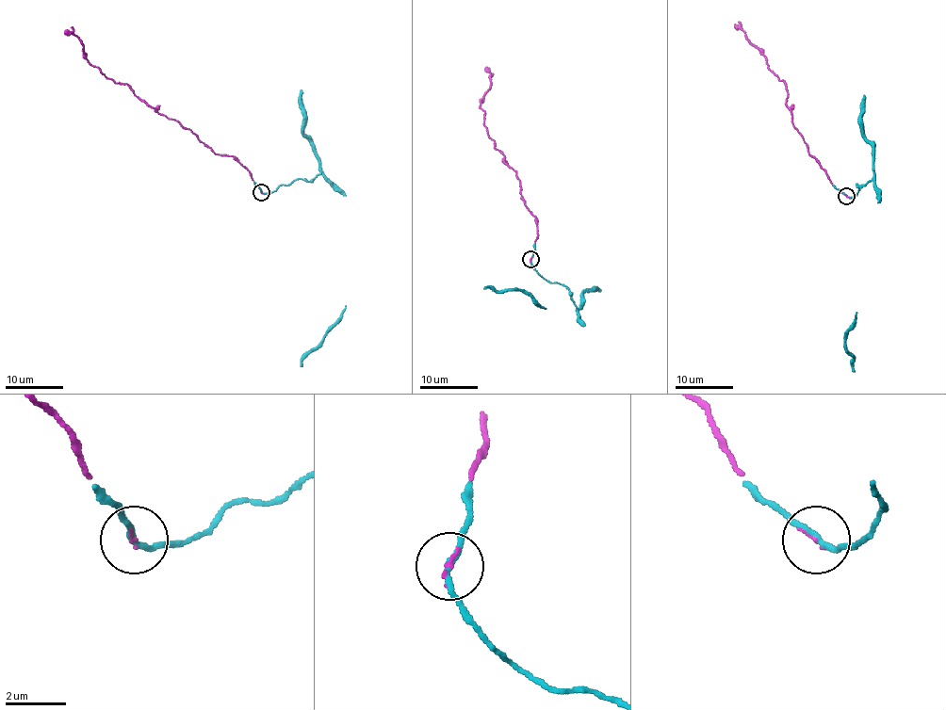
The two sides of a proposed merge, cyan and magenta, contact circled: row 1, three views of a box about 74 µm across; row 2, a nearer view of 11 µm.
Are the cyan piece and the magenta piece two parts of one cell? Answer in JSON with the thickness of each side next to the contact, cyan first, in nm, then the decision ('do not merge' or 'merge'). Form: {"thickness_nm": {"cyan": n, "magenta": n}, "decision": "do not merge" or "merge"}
{"thickness_nm": {"cyan": 190, "magenta": 100}, "decision": "merge"}

